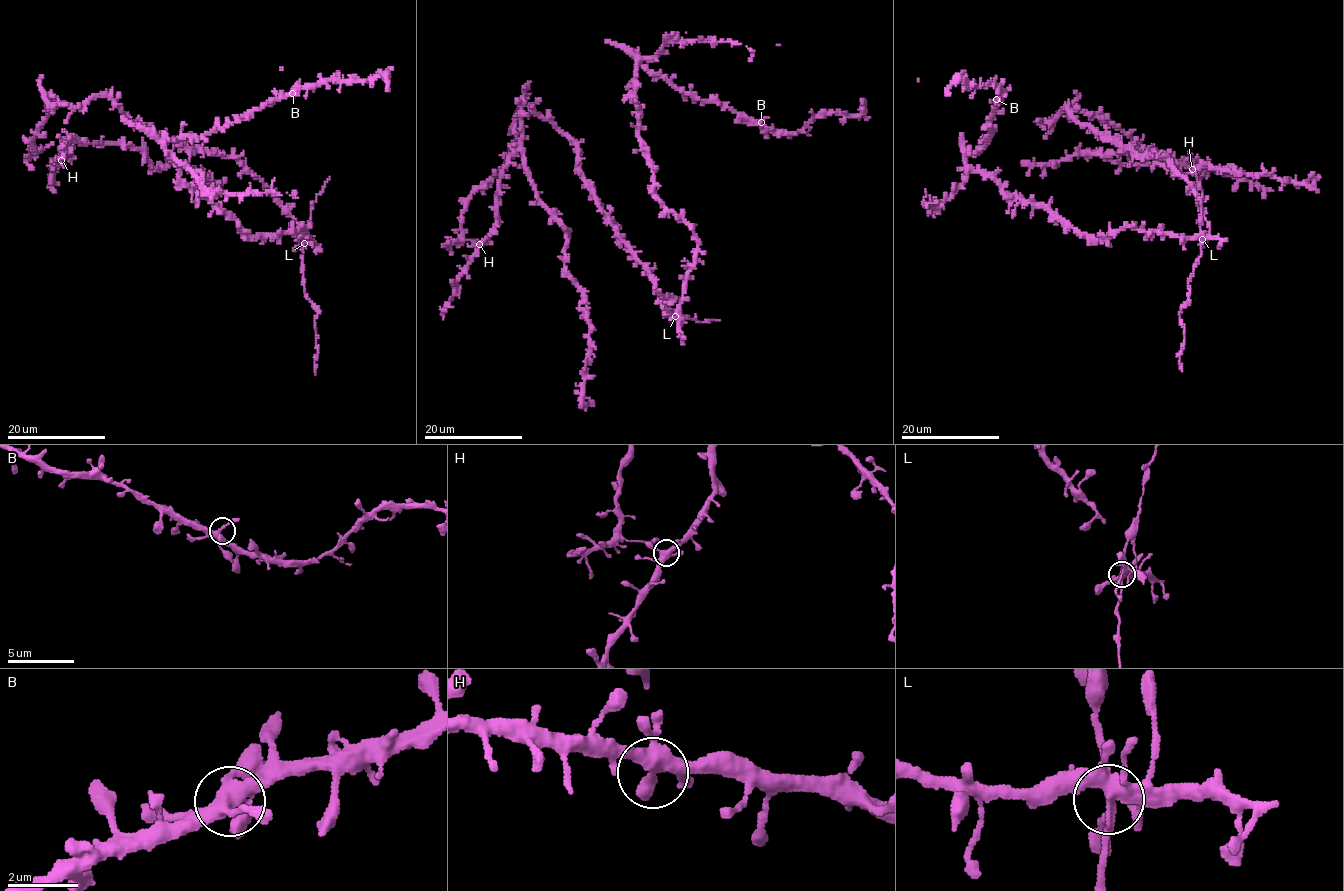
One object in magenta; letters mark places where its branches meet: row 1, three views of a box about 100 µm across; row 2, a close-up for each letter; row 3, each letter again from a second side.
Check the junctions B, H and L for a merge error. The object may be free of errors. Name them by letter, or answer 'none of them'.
L

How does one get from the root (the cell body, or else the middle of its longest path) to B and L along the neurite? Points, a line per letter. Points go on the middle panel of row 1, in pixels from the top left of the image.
B: (616, 235), (681, 325), (678, 308), (697, 237), (654, 190), (632, 94), (635, 55), (678, 89), (761, 122)
L: (616, 235), (644, 266), (662, 298), (662, 304), (675, 317)

